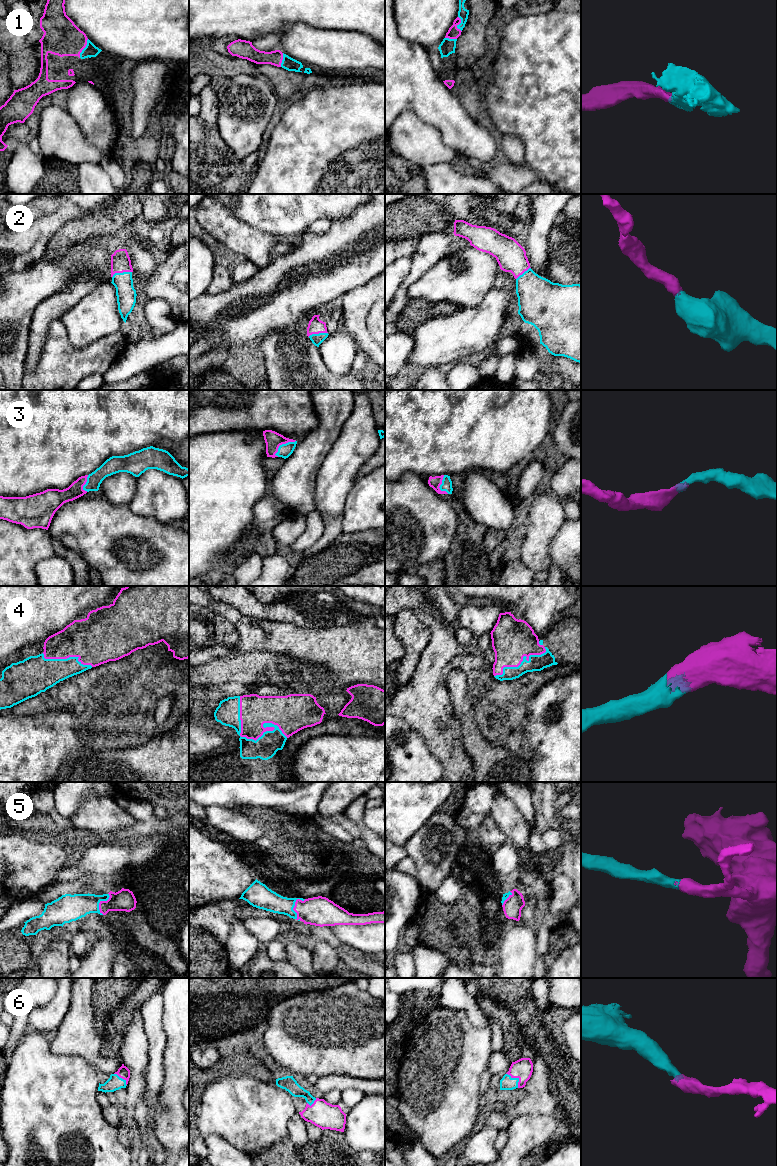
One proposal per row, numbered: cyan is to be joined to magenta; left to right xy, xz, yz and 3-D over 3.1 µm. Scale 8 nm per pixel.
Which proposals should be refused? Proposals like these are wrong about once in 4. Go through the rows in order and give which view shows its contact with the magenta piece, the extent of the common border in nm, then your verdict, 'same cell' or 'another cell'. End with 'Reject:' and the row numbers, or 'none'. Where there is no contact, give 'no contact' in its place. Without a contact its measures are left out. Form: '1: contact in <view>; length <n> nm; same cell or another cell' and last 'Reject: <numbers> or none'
1: contact in xy; length 170 nm; same cell
2: contact in xy; length 170 nm; same cell
3: contact in xz; length 200 nm; same cell
4: contact in xz; length 500 nm; same cell
5: contact in xz; length 190 nm; same cell
6: contact in yz; length 160 nm; same cell
Reject: none

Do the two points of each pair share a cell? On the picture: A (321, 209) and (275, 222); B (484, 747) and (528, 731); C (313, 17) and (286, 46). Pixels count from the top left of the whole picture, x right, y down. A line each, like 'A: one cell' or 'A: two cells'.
A: one cell
B: two cells
C: two cells

